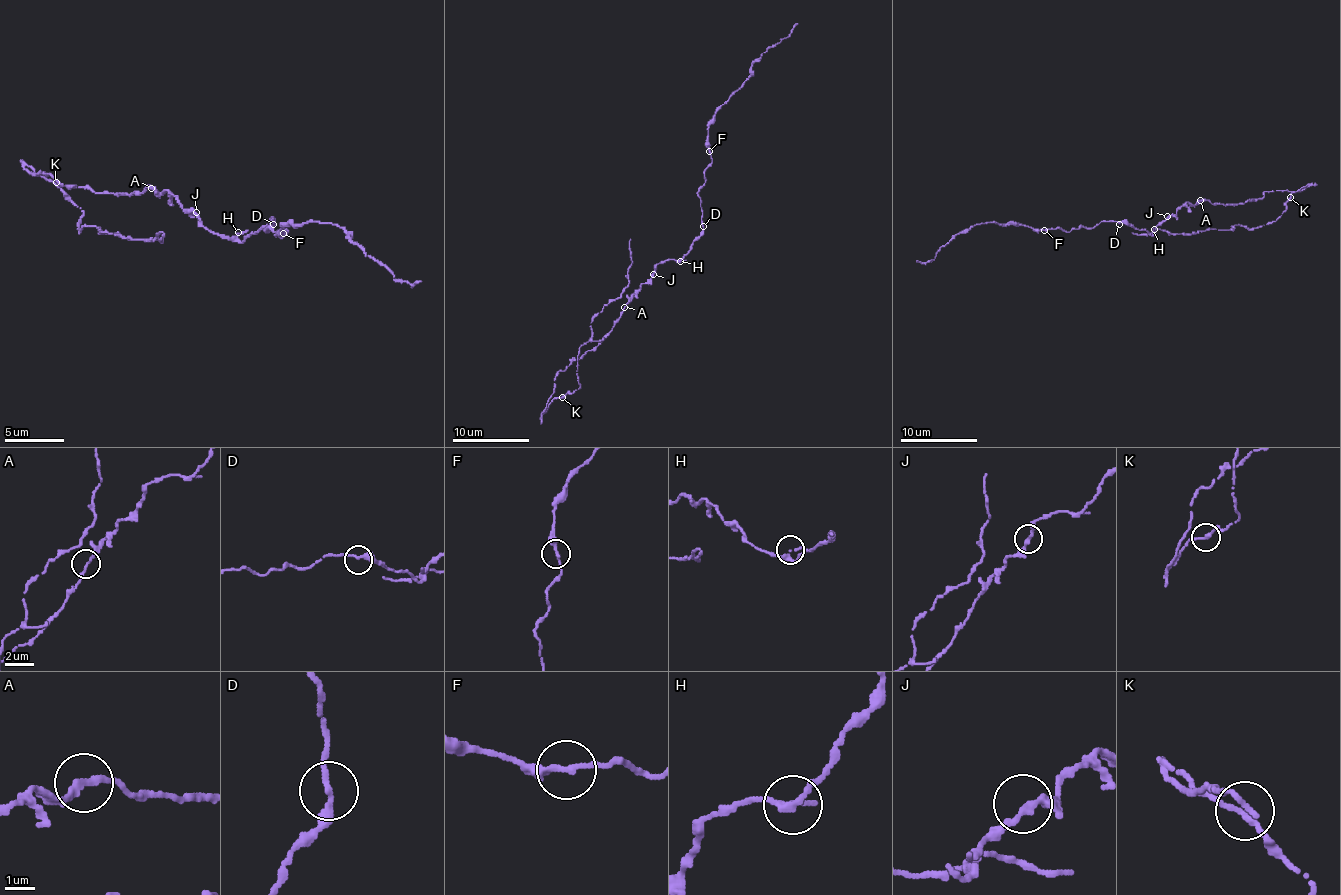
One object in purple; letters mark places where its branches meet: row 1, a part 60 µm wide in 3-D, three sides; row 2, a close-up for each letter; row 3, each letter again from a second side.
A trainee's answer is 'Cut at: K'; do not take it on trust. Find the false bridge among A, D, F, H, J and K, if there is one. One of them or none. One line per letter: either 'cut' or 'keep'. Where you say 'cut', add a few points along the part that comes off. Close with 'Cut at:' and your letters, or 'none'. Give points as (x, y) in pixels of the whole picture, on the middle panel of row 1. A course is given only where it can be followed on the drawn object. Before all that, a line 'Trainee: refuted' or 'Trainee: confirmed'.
Trainee: refuted
A: keep
D: keep
F: keep
H: keep
J: keep
K: keep
Cut at: none

